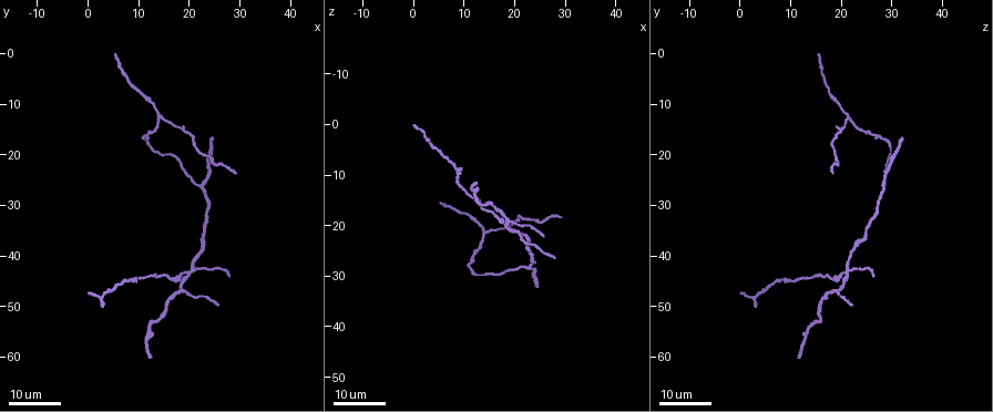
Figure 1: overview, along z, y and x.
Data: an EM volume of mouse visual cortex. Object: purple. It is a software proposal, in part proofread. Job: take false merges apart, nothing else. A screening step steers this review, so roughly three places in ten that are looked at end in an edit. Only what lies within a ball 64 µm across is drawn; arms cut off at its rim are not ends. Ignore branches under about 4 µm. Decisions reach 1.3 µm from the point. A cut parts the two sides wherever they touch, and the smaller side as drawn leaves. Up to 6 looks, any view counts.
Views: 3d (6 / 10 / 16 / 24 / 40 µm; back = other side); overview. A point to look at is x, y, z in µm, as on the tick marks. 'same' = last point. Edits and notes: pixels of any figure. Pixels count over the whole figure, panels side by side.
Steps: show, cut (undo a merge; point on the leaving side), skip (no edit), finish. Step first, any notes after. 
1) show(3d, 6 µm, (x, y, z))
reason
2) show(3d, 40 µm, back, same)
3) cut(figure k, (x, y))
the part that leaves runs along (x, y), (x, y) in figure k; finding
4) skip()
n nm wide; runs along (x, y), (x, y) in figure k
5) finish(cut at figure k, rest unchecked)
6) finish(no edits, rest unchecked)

show(3d, 16 µm, (19.0, 47.5, 19.0))
small branch off a trunk

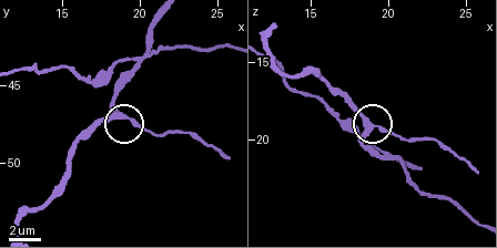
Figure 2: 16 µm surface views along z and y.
show(3d, 6 µm, (19.0, 47.2, 19.2))
zoom in

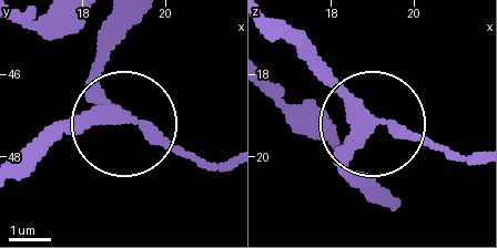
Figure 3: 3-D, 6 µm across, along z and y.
skip()
270 nm wide; runs along (391, 197), (348, 163), (359, 134), (391, 123), (452, 152) in figure 3; one neuron here

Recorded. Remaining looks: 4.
show(3d, 24 µm, (22.5, 36.0, 25.0))
sudden change in width

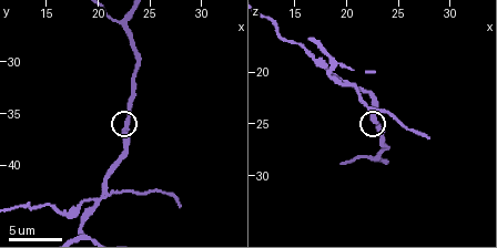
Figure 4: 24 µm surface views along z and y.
show(3d, 6 µm, (23.0, 36.4, 24.6))

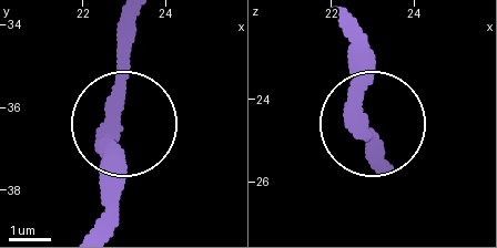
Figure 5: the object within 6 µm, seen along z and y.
skip()
340 nm wide; runs along (377, 168), (363, 133), (363, 41) in figure 5; one neuron here

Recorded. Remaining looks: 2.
show(3d, 16 µm, (22.2, 26.2, 28.4))
three-way junction

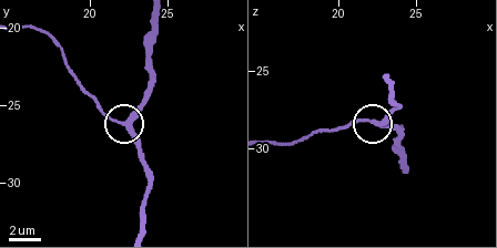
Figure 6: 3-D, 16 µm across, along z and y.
skip()
side arm 11 µm; runs along (141, 158), (127, 120), (151, 94) in figure 6; continuous, no second neuron

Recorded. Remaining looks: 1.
finish(no edits, rest unchecked)

